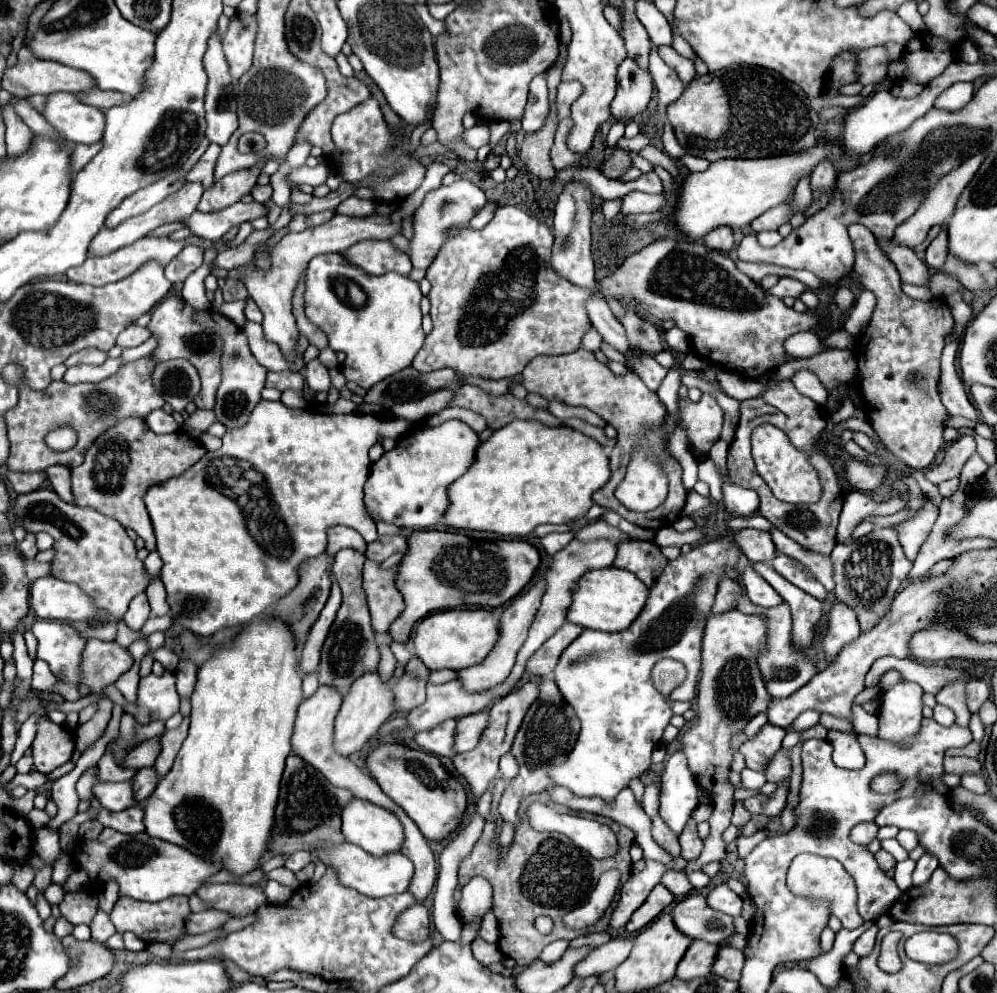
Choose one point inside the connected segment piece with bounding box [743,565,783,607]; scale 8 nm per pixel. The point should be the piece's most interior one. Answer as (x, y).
(757, 590)

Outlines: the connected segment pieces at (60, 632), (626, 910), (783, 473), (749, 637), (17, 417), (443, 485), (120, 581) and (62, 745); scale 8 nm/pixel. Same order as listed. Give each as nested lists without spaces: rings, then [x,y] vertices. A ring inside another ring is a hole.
[[[41,619],[33,625],[31,631],[39,643],[37,657],[47,661],[51,673],[55,673],[55,677],[63,683],[79,685],[83,645],[87,639],[81,637],[77,629],[61,621]]]
[[[647,859],[647,861],[645,861],[645,869],[643,869],[641,873],[631,875],[631,877],[623,883],[619,903],[617,903],[617,907],[613,909],[611,919],[609,919],[609,927],[611,927],[611,929],[621,929],[621,927],[627,925],[629,917],[643,905],[643,901],[647,899],[649,891],[651,891],[657,883],[661,882],[661,878],[666,871],[668,871],[668,869],[663,863],[657,863],[657,861]]]
[[[761,425],[751,435],[751,449],[753,449],[753,461],[757,467],[757,473],[761,479],[769,485],[773,495],[779,501],[787,503],[815,503],[821,497],[821,485],[817,479],[817,471],[809,465],[807,457],[797,451],[787,435],[783,435],[781,429],[773,425]]]
[[[737,609],[725,613],[711,613],[705,623],[703,651],[701,651],[701,679],[697,685],[697,715],[687,725],[679,751],[687,755],[687,765],[701,789],[711,797],[713,815],[709,817],[711,833],[699,859],[687,863],[687,871],[701,871],[707,863],[721,863],[729,857],[723,831],[731,825],[733,813],[733,787],[729,783],[729,769],[733,761],[731,737],[741,733],[745,725],[757,715],[767,711],[769,695],[765,691],[761,673],[757,669],[757,653],[765,643],[765,619],[761,615],[745,615]]]
[[[141,357],[137,361],[125,363],[115,375],[99,381],[99,383],[65,383],[65,381],[53,381],[45,391],[33,391],[29,387],[19,389],[19,403],[11,411],[7,411],[7,431],[9,431],[9,443],[11,453],[7,459],[7,465],[11,471],[43,471],[51,465],[63,465],[63,467],[77,467],[83,463],[85,451],[95,443],[107,427],[115,427],[115,423],[127,419],[127,417],[139,417],[145,419],[149,411],[161,409],[165,401],[155,391],[153,385],[153,369],[157,367],[157,361],[153,357]],[[69,425],[77,433],[77,443],[69,451],[55,451],[45,443],[45,437],[55,427]]]
[[[451,419],[435,427],[411,427],[405,435],[397,439],[397,445],[391,451],[385,451],[383,457],[371,465],[371,473],[365,483],[365,505],[371,517],[405,529],[431,529],[439,525],[443,521],[443,515],[447,513],[447,505],[451,505],[447,489],[455,479],[459,479],[471,469],[479,445],[479,435],[463,421]]]
[[[41,487],[37,491],[17,495],[9,511],[11,521],[21,521],[29,533],[47,531],[55,543],[57,551],[53,557],[51,575],[61,581],[77,583],[103,611],[121,619],[131,603],[131,599],[145,591],[149,585],[149,575],[143,561],[137,559],[137,549],[133,539],[119,521],[101,515],[91,507],[69,505],[59,499],[51,487]]]
[[[47,717],[39,719],[39,733],[33,739],[33,763],[39,773],[51,773],[59,765],[65,765],[71,759],[75,741],[73,733],[63,725],[51,723]]]

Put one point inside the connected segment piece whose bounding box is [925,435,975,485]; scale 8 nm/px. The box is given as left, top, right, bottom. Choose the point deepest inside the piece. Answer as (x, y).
(955, 456)

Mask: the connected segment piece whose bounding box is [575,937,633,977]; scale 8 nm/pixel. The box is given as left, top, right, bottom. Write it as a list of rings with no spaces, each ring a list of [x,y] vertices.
[[[631,937],[611,939],[609,943],[593,949],[587,955],[587,959],[577,963],[575,965],[575,975],[577,977],[589,977],[589,975],[595,975],[595,973],[597,975],[609,973],[629,957],[631,947],[633,947],[633,939]]]

